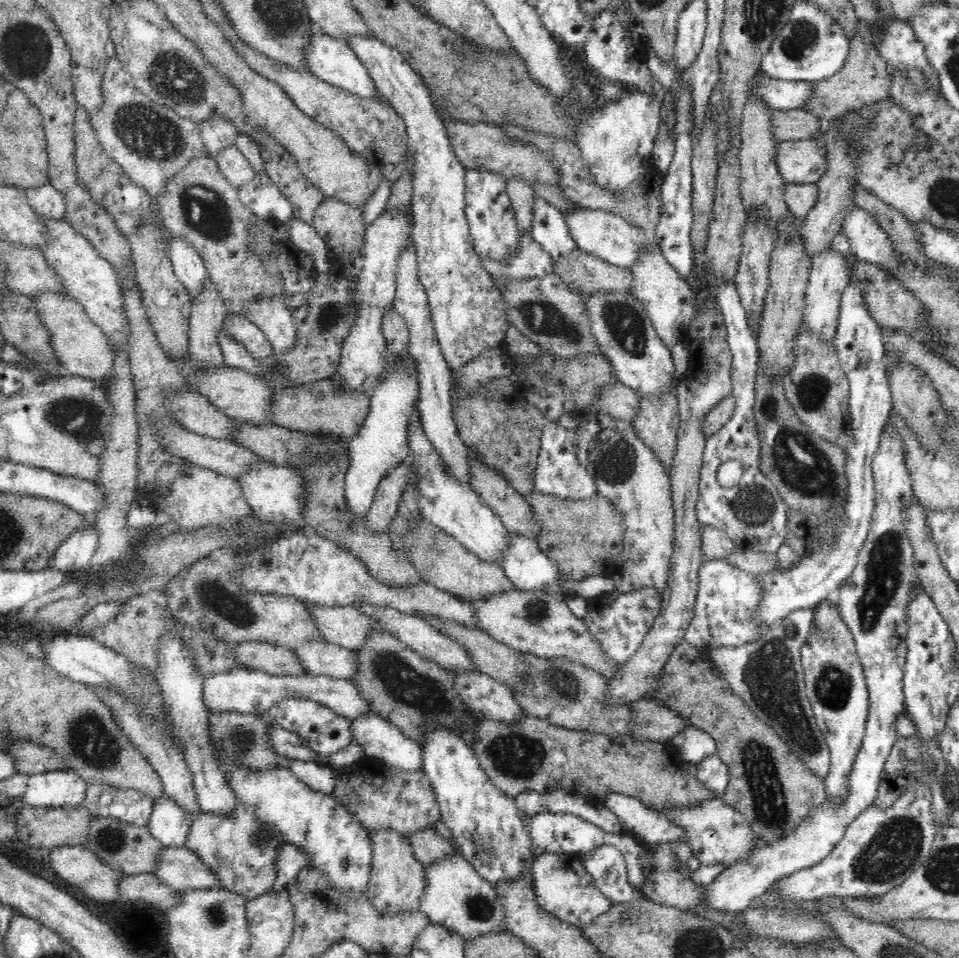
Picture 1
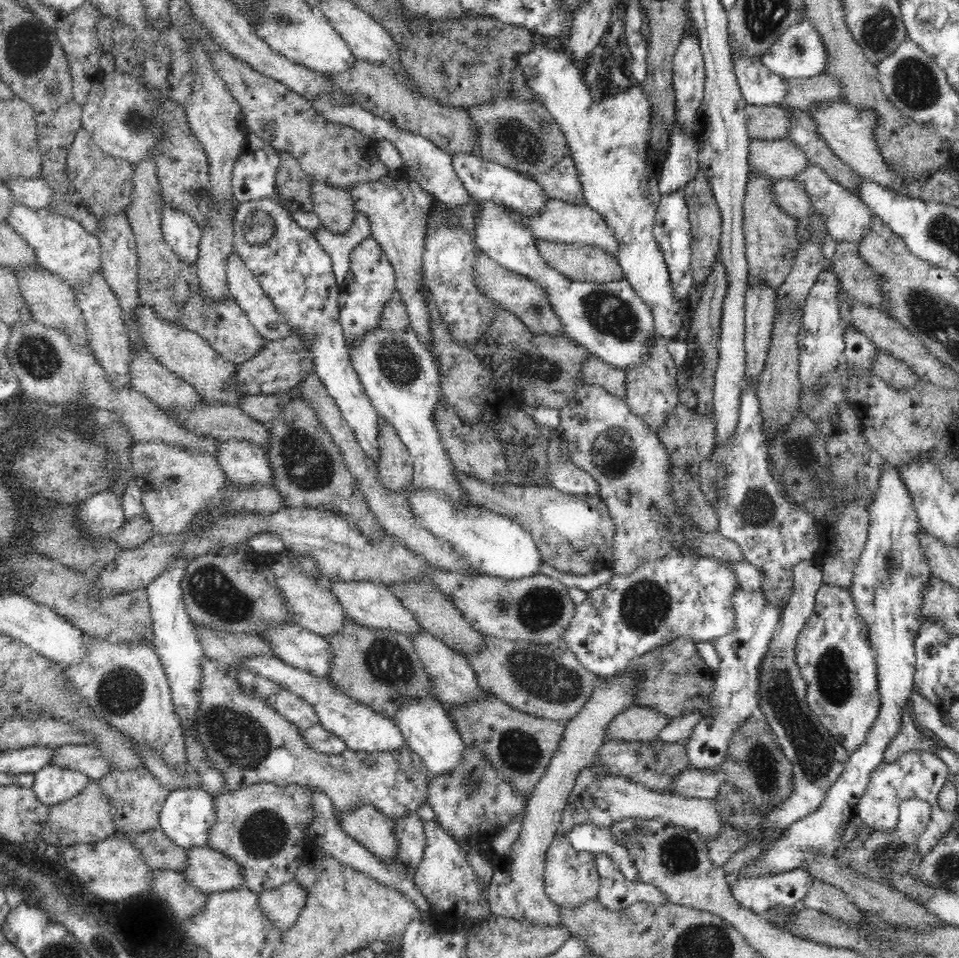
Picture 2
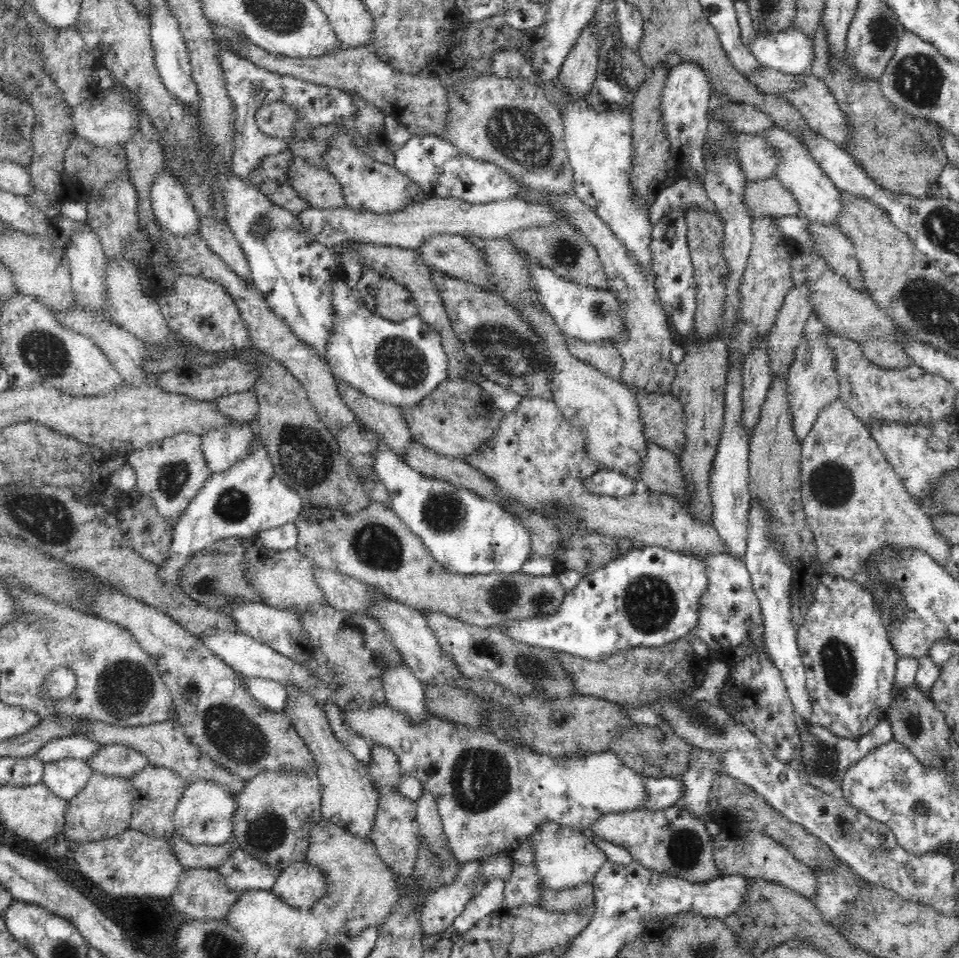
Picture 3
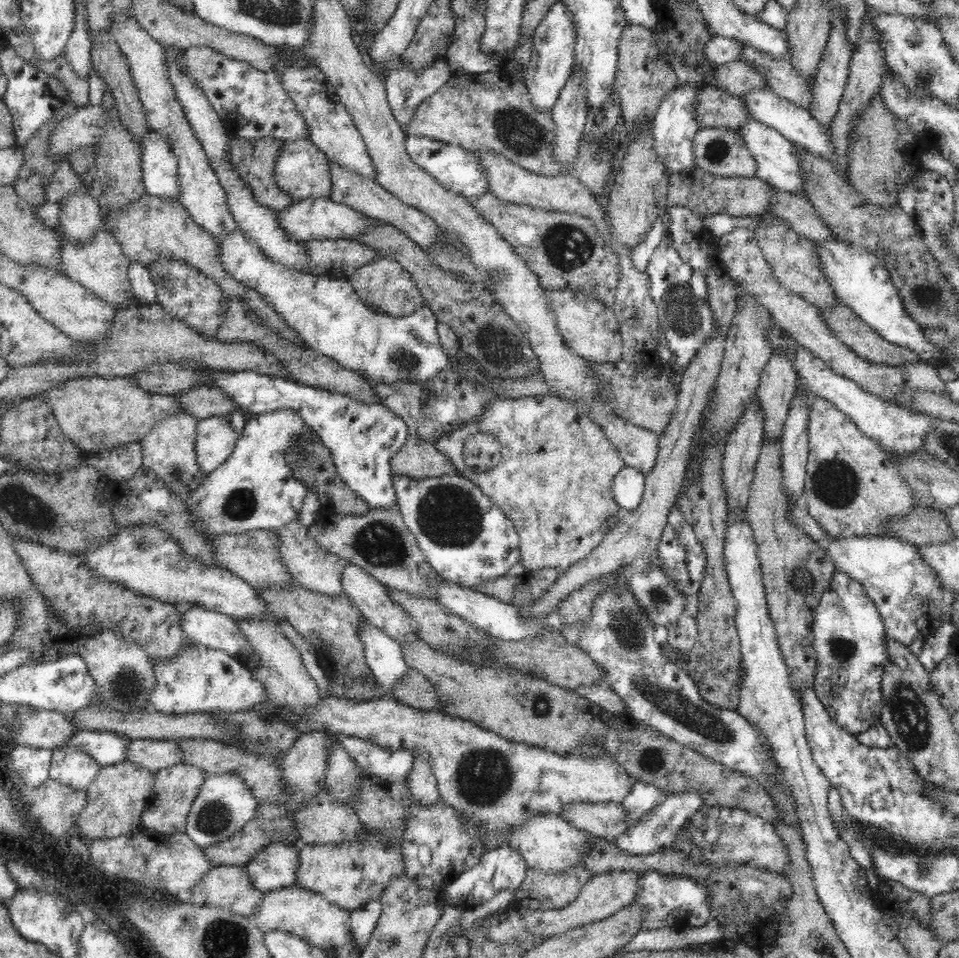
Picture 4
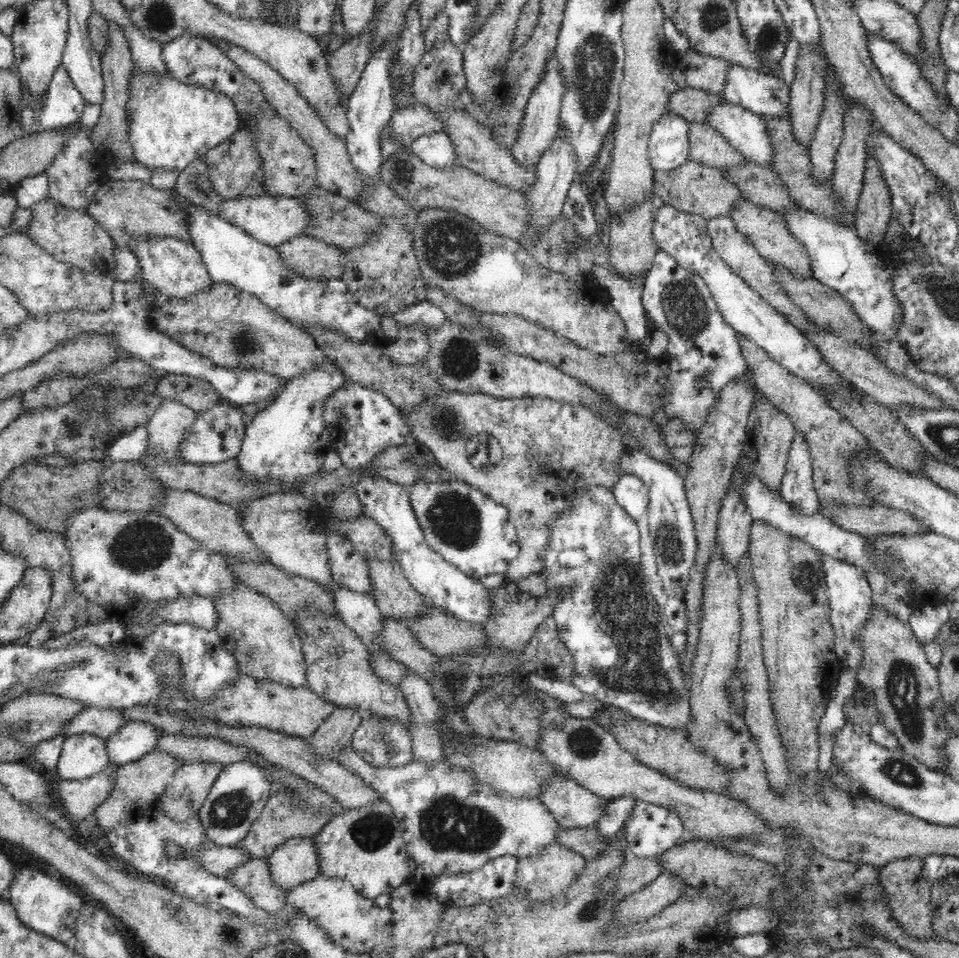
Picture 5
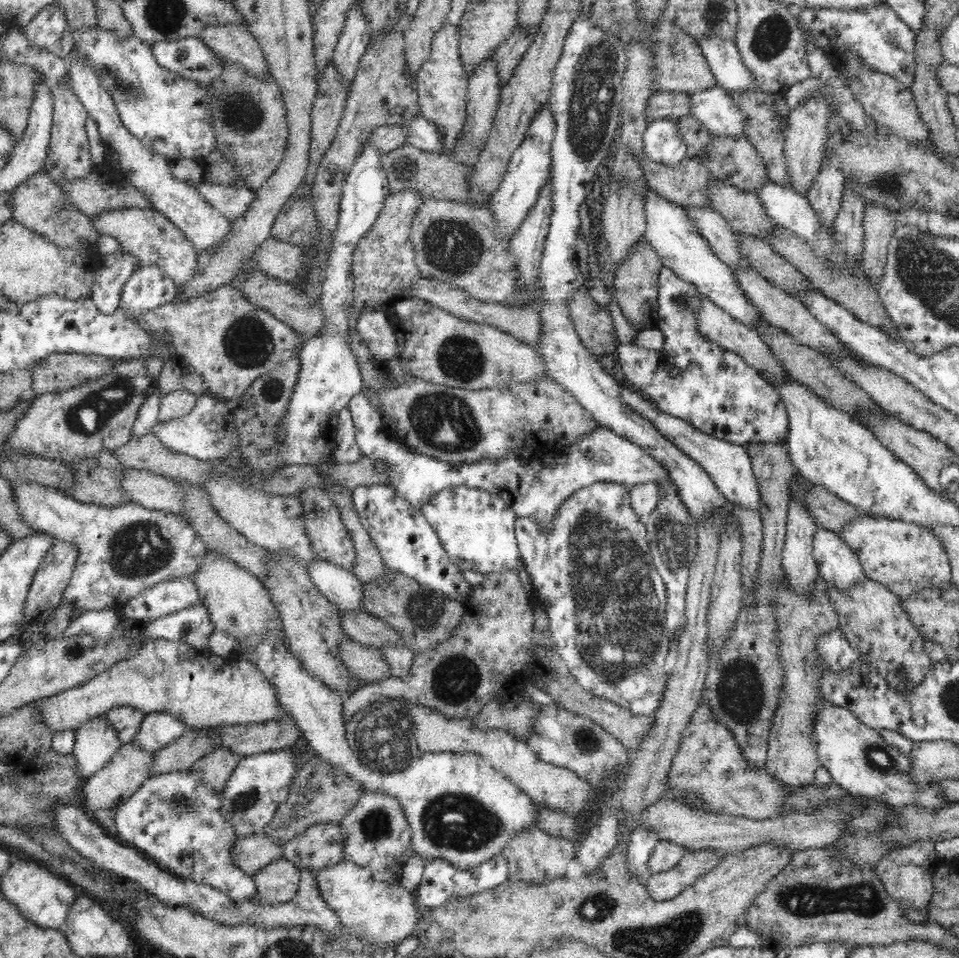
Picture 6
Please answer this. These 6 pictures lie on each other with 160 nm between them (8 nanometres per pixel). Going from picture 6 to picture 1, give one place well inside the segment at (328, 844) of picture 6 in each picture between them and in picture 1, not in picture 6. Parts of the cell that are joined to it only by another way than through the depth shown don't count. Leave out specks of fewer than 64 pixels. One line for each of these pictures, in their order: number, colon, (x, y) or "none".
1: (180, 868)
2: (208, 870)
3: (240, 871)
4: (275, 866)
5: (295, 861)

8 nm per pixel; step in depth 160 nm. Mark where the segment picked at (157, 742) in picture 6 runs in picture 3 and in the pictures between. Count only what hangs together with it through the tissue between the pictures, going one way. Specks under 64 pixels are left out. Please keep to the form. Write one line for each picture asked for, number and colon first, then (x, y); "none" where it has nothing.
3: (75, 746)
4: (106, 748)
5: (133, 740)

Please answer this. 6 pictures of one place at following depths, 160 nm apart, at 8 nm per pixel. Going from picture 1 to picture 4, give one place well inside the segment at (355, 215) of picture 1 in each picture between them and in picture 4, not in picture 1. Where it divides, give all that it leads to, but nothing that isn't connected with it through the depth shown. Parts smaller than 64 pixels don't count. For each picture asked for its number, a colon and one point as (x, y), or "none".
2: (334, 206)
3: (318, 186)
4: (302, 170)

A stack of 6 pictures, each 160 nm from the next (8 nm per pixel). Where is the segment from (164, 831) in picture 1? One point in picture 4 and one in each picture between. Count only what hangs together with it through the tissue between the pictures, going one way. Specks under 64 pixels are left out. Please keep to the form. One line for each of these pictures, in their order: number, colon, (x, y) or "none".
2: (187, 817)
3: (204, 816)
4: (225, 805)

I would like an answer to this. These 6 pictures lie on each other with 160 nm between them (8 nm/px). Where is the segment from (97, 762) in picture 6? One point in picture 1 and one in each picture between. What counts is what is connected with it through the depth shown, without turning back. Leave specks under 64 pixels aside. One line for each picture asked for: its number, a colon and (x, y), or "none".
1: (65, 789)
2: (53, 785)
3: (66, 778)
4: (75, 769)
5: (83, 756)

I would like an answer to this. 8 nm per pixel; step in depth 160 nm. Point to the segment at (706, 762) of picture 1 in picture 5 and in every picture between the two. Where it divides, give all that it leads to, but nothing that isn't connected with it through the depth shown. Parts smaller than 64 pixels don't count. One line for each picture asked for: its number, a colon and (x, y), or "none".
2: (693, 783)
3: (663, 792)
4: (643, 798)
5: (615, 817)

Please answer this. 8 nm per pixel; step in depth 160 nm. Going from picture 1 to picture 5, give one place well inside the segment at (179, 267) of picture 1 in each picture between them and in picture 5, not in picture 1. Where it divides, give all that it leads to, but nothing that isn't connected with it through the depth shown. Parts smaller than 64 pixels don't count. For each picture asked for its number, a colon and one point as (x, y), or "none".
2: (184, 236)
3: (171, 204)
4: (159, 165)
5: (171, 123)

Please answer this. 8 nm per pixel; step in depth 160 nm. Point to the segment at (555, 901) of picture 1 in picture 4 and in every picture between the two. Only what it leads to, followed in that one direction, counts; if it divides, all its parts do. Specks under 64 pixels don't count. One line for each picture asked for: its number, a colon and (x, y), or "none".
2: (571, 878)
3: (565, 858)
4: (548, 842)

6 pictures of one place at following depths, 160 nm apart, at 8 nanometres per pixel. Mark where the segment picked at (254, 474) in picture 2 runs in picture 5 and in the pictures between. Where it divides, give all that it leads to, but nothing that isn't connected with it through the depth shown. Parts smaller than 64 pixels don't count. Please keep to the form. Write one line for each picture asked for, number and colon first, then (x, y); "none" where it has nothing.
3: (224, 447)
4: (217, 436)
5: (216, 436)

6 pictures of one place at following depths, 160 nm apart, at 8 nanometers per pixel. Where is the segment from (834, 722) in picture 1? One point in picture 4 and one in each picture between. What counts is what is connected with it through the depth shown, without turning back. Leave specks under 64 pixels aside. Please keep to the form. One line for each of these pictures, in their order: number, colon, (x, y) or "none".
2: (833, 655)
3: (849, 661)
4: (847, 639)

